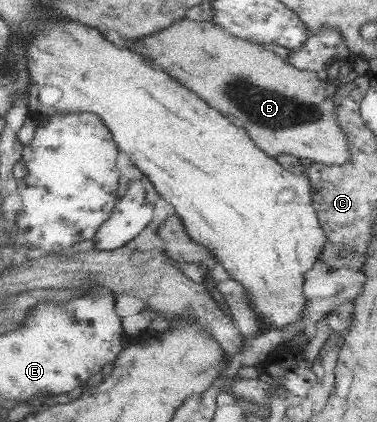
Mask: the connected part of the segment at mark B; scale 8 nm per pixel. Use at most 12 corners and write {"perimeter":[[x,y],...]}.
{"perimeter":[[215,22],[145,39],[268,156],[348,162],[335,85]]}

